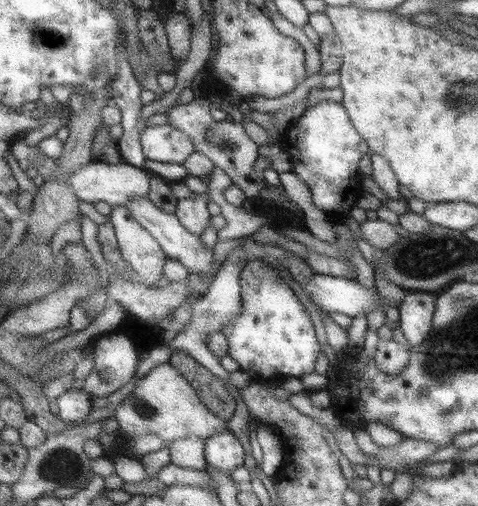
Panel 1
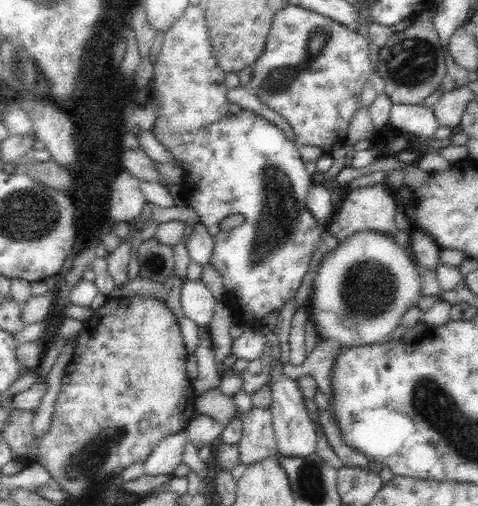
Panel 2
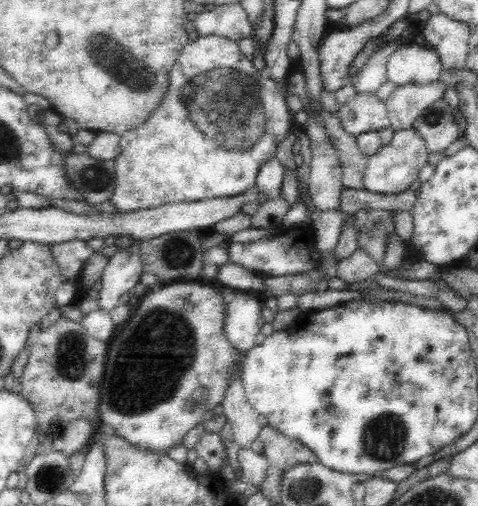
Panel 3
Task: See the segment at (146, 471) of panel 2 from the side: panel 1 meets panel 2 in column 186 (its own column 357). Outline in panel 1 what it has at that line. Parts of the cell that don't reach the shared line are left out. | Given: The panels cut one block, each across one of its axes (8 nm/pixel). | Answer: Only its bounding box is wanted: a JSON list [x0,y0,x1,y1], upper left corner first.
[354,428,440,474]

